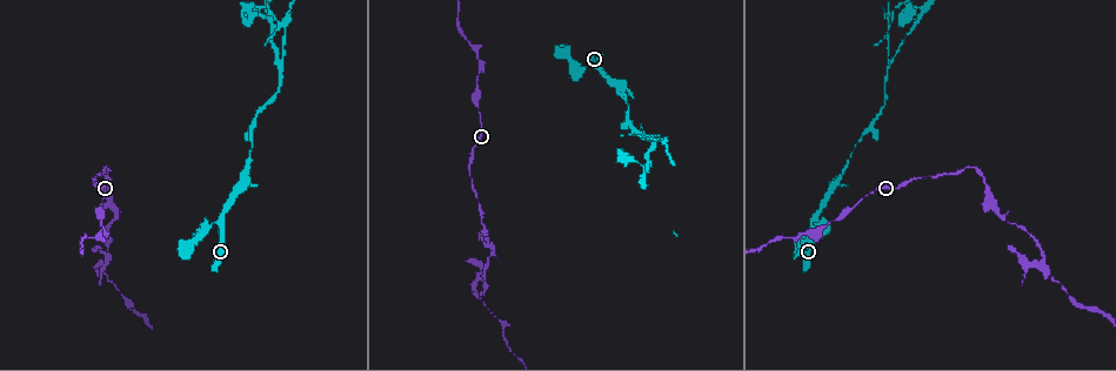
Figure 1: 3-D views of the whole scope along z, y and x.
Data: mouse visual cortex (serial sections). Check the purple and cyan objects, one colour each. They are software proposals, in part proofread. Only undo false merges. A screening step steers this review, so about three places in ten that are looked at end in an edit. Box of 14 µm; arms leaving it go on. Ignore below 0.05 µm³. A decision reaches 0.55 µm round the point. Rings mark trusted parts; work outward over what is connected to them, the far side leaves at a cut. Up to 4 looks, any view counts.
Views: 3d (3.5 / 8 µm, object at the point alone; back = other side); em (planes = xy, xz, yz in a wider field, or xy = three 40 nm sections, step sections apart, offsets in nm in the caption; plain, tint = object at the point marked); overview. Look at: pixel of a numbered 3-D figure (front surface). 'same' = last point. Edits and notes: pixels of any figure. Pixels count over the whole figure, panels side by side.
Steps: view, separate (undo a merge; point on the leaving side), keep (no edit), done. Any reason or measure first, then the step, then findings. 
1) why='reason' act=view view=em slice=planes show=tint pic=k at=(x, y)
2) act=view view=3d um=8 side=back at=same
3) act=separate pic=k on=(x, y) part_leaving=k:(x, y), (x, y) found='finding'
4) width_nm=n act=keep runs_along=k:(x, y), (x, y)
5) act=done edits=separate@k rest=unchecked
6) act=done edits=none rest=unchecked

act=view view=3d um=3.5 pic=1 at=(598, 64)

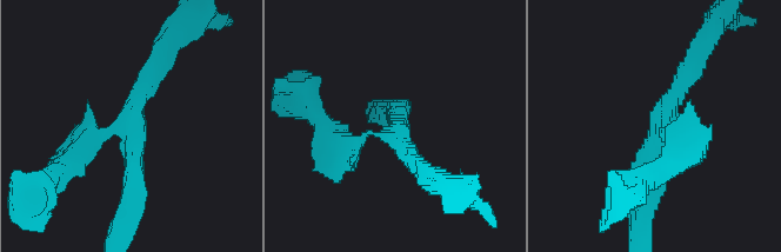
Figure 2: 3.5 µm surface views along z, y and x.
arms=3 arm_widths_nm=250,250,300 why='need the tissue' act=view view=em slice=xy step=5 show=tint pic=2 at=(132, 127)

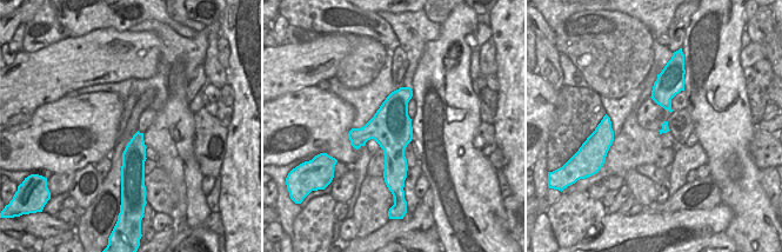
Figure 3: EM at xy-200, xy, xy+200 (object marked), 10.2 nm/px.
act=keep found='one cell here'

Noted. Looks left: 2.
why='sudden change in width' act=view view=em slice=xy step=2 show=tint pic=1 at=(247, 165)

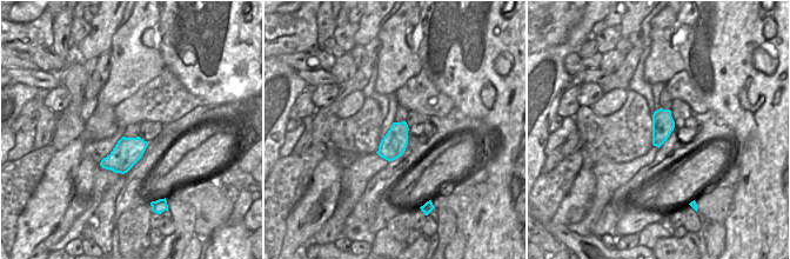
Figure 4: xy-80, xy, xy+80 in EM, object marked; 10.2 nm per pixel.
act=view view=3d um=3.5 at=same

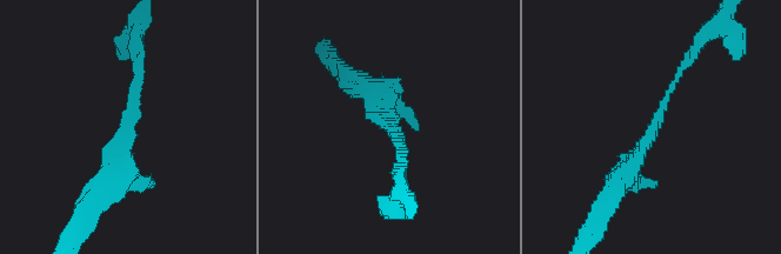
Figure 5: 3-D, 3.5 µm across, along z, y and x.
arm_widths_nm=100,350 act=keep found='continuous, no second cell'

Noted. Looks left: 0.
act=done edits=none rest=unchecked

